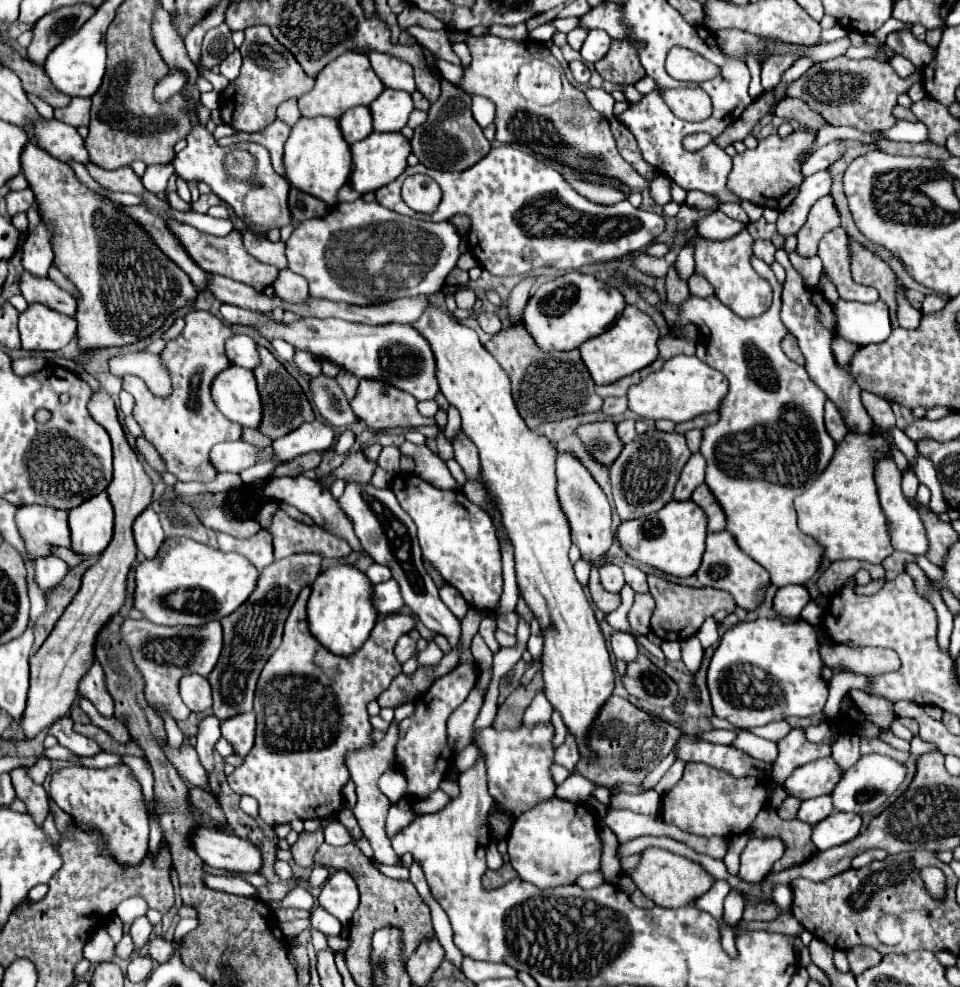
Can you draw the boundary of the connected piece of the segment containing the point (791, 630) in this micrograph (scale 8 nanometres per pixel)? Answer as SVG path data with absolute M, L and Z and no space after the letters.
M757 618L751 622L739 622L723 634L721 644L709 664L707 686L711 692L713 712L717 718L725 718L743 730L765 726L773 720L783 720L789 716L813 716L823 710L827 700L827 682L821 672L823 666L817 632L805 620L785 622L781 618Z

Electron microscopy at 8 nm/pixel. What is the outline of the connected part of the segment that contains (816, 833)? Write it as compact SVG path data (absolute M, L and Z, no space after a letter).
M833 812L829 818L813 826L813 844L819 850L829 850L853 840L861 830L861 814Z

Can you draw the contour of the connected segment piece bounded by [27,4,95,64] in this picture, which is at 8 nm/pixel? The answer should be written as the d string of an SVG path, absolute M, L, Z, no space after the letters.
M77 4L77 6L63 6L61 10L53 10L45 14L35 24L33 42L27 48L29 60L35 64L43 64L47 54L67 36L75 34L93 16L93 12L95 12L93 6Z

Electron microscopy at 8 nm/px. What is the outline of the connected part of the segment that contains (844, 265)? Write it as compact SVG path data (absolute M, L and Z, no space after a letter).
M841 226L827 232L821 238L817 256L821 258L823 268L831 276L831 280L837 286L837 292L843 300L855 300L855 302L875 302L875 300L879 300L877 290L867 288L867 286L859 286L851 280L849 242L847 242L845 230Z

